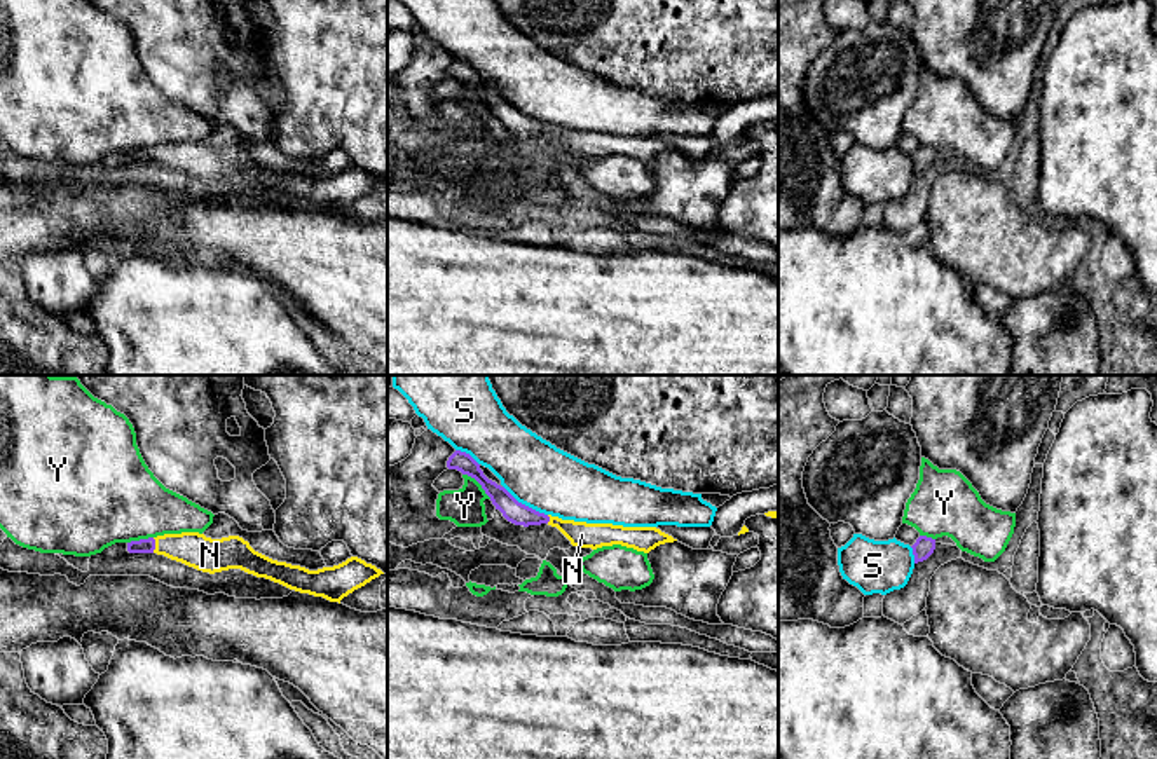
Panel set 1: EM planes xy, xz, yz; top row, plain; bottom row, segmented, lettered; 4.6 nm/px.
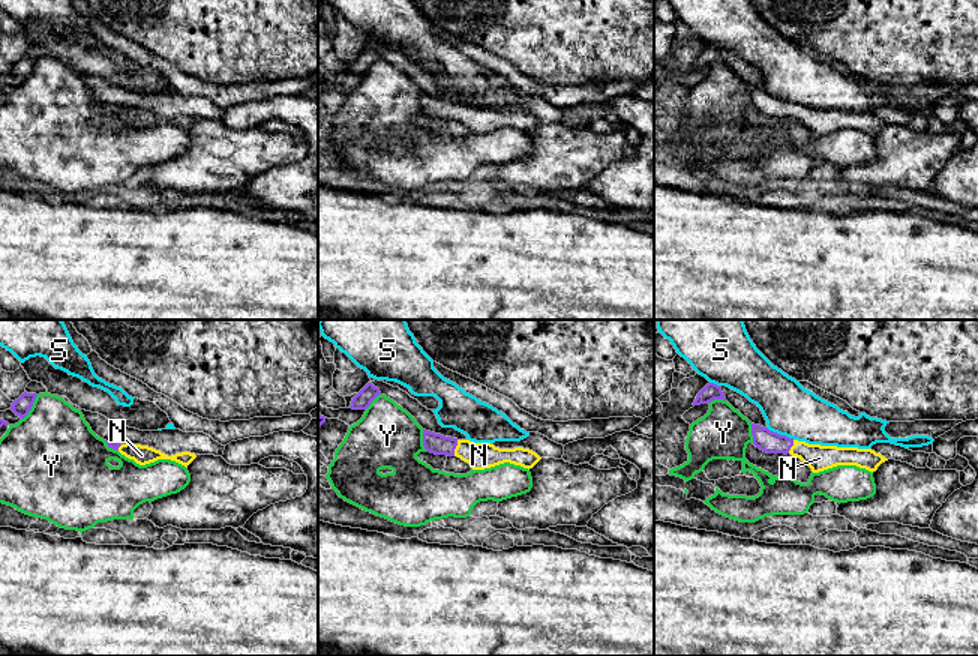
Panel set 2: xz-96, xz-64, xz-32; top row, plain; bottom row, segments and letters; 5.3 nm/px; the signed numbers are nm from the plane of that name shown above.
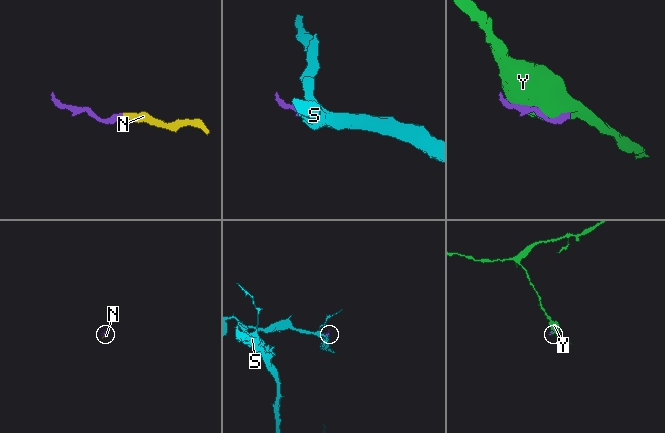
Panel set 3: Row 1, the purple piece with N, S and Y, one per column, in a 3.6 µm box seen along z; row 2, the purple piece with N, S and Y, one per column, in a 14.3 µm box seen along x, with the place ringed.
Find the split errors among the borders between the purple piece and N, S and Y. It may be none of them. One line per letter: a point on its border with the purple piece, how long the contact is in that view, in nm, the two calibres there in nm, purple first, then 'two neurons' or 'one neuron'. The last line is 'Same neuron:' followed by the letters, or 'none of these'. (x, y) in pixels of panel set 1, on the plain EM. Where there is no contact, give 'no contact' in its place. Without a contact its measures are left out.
N: xy (154, 154) | 70 nm | 60/160 nm | one neuron
S: xz (524, 114) | 240 nm | 100/300 nm | two neurons
Y: xz (479, 91) | 180 nm | 100/170 nm | two neurons
Same neuron: N

